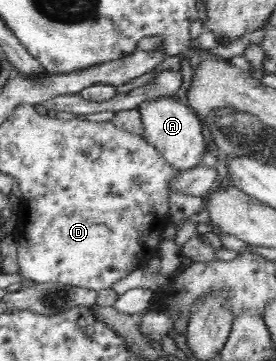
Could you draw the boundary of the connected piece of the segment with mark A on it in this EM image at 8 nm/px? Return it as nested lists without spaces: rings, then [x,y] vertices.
[[[176,96],[161,97],[142,102],[138,108],[144,124],[144,134],[147,142],[151,143],[163,158],[173,167],[176,172],[186,171],[192,168],[205,166],[203,158],[205,154],[205,140],[203,139],[202,123],[199,116],[189,105],[182,103]]]

